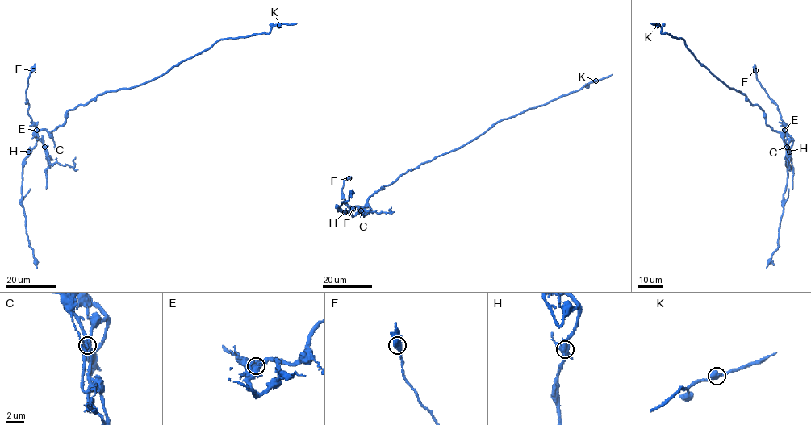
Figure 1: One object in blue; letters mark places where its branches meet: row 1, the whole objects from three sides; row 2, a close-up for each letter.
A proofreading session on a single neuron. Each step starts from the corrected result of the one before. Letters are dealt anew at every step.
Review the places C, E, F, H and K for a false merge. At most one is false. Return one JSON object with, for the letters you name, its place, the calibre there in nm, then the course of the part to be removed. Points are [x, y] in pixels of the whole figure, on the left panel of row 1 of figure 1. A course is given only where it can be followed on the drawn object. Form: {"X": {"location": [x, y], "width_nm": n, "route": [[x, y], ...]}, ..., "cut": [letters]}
{"C": {"location": [44, 147], "width_nm": 550, "route": [[44, 147], [52, 164], [58, 163], [73, 167], [75, 157]]}, "cut": ["C"]}

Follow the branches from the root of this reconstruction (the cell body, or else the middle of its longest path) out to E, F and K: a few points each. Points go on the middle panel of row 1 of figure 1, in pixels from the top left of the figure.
E: (415, 168), (407, 170), (390, 185), (375, 191), (364, 206), (353, 208)
F: (415, 168), (375, 191), (362, 207), (350, 208), (343, 202), (341, 189), (344, 180), (349, 178)
K: (415, 168), (462, 147), (503, 119), (546, 104), (595, 81)

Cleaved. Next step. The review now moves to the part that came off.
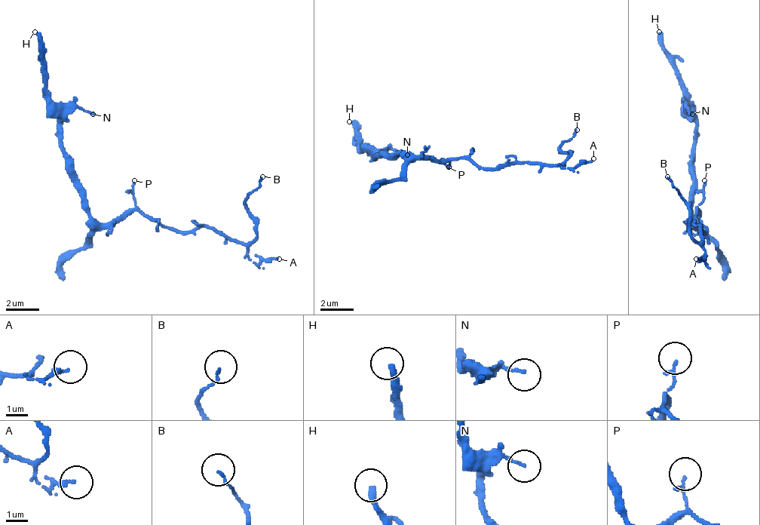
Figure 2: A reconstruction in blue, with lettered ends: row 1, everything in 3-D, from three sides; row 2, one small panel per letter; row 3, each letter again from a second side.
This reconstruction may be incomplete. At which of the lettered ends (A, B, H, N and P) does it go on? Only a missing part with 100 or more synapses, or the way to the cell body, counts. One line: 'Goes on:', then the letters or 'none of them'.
Goes on: H

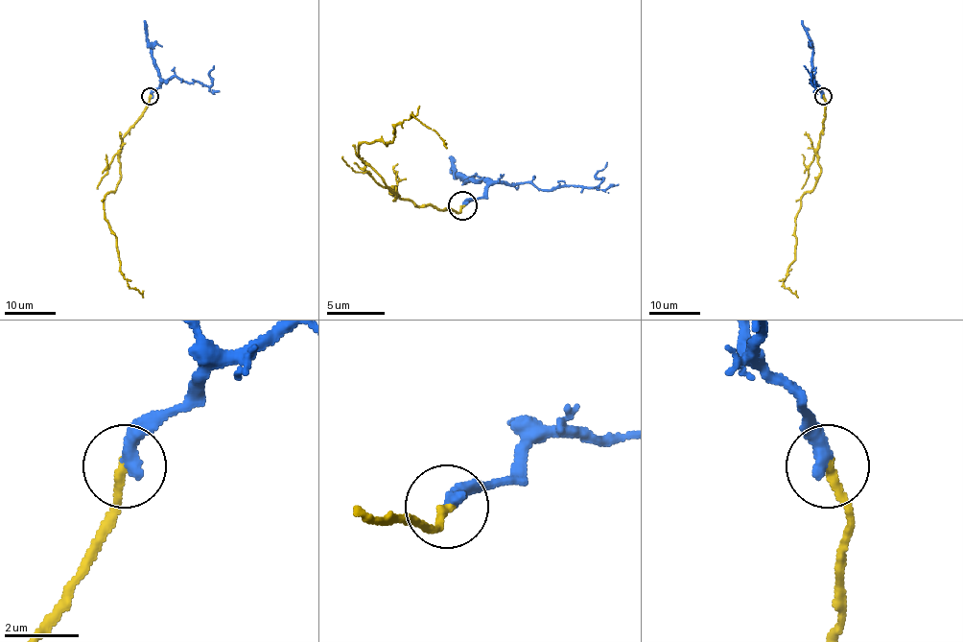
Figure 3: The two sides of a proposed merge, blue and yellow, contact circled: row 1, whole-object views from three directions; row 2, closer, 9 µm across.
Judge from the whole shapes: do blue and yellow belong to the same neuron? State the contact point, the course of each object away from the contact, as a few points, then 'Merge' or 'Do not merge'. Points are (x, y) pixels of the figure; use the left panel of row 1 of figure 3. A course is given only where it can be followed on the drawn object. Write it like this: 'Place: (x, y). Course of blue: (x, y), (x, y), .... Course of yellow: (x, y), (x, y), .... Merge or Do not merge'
Place: (150, 96). Course of blue: (150, 95), (164, 81), (173, 77), (210, 85), (209, 72), (214, 65). Course of yellow: (150, 96), (147, 107), (123, 138), (116, 189), (104, 201), (106, 221), (116, 238), (122, 274), (143, 297). Merge

